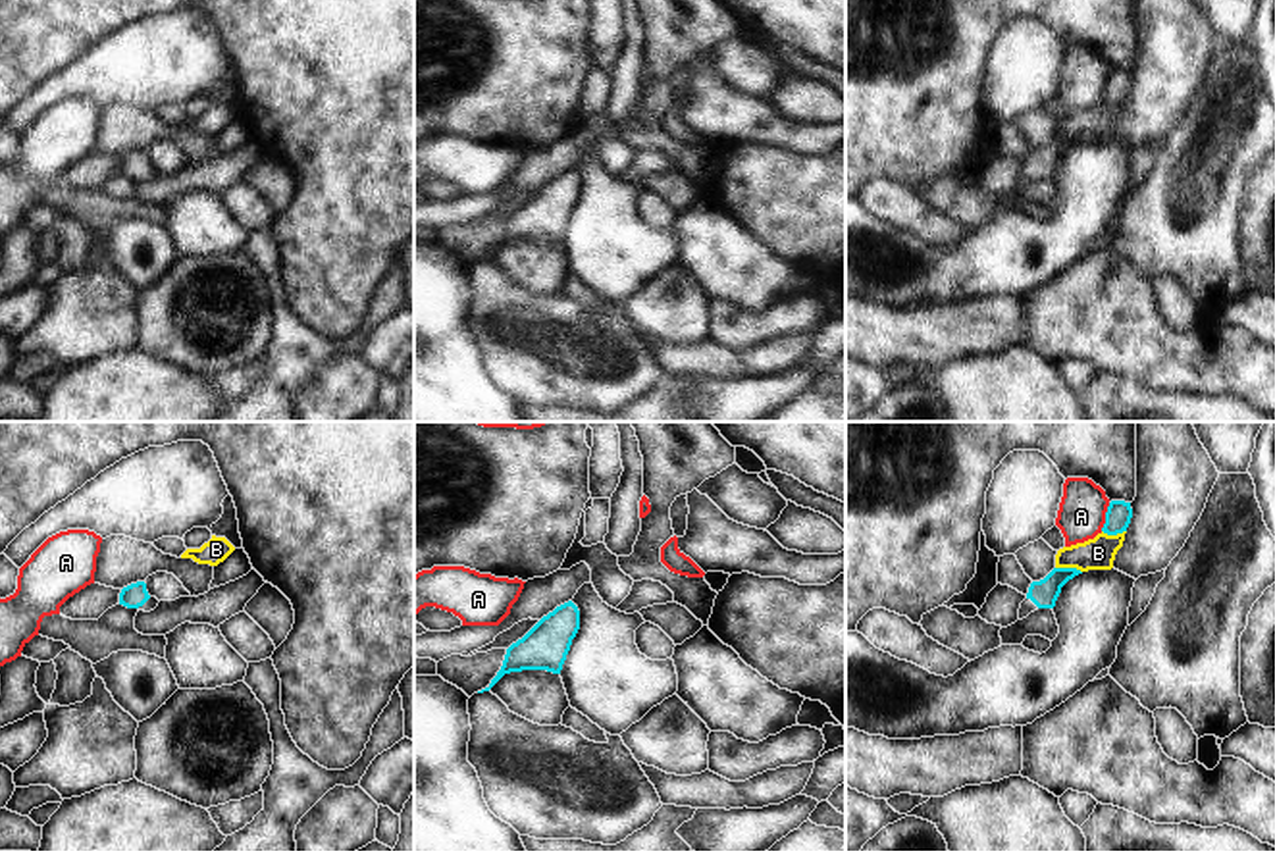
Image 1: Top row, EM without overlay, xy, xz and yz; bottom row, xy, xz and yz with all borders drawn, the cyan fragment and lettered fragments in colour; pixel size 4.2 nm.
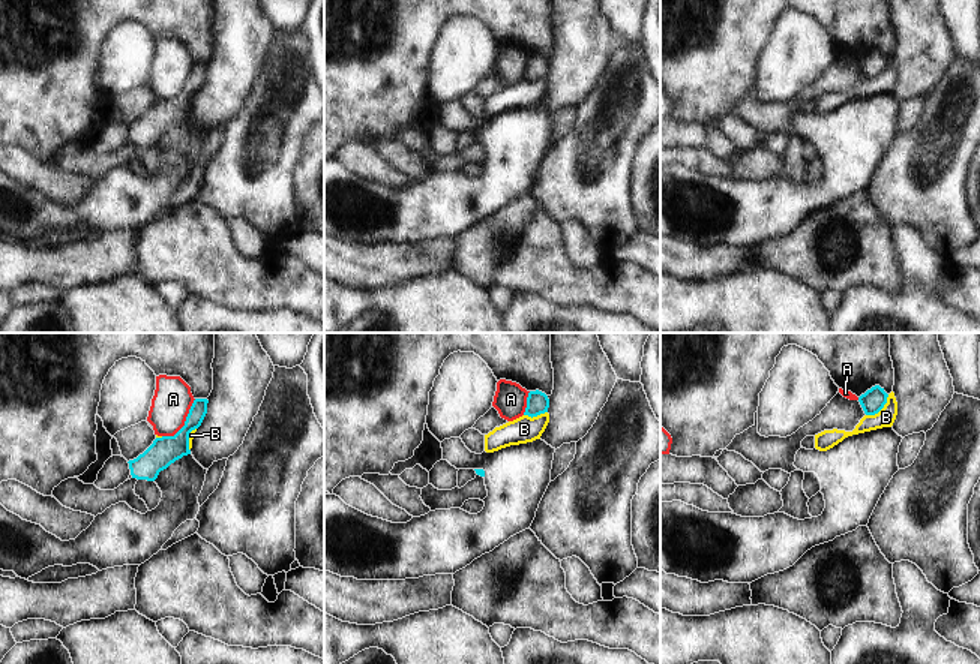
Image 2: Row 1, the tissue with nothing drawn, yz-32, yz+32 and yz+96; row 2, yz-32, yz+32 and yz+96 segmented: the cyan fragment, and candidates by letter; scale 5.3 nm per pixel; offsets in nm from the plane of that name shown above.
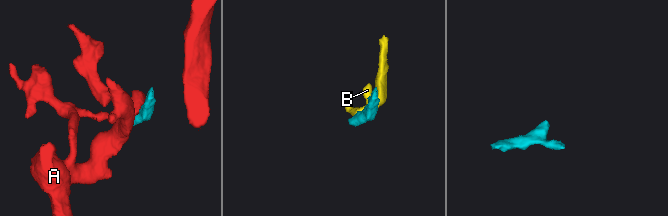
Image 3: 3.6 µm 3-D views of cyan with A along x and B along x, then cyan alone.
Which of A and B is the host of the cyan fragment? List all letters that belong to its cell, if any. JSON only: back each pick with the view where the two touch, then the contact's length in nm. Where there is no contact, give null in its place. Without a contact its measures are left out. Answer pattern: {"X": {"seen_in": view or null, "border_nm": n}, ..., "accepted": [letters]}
{"accepted": []}

